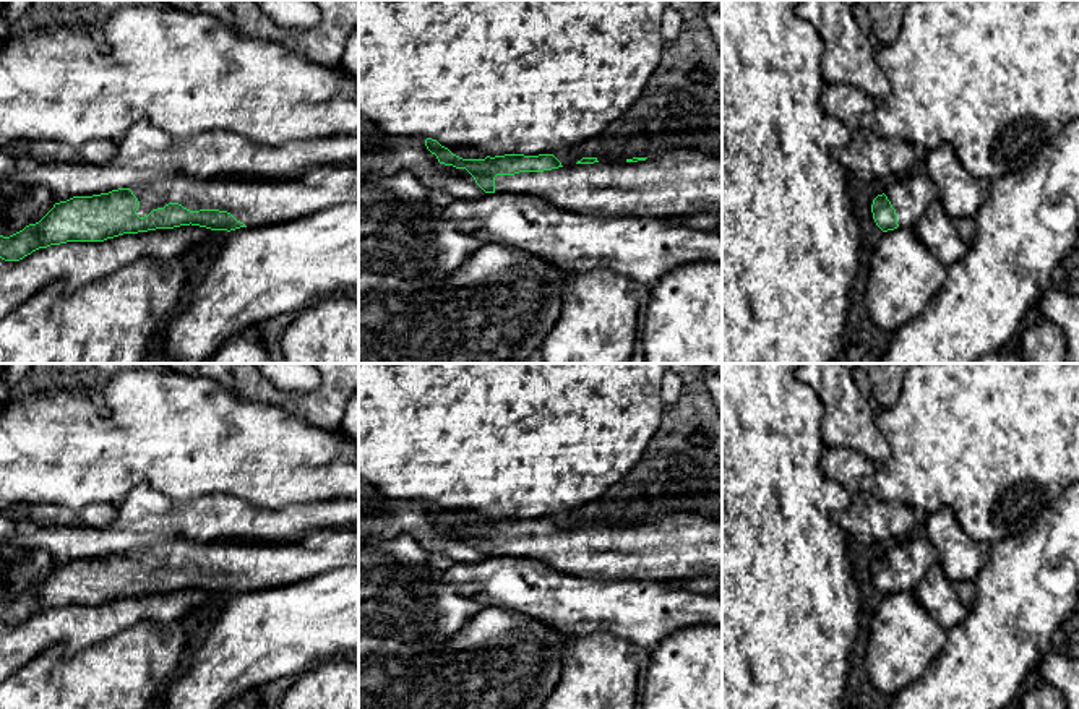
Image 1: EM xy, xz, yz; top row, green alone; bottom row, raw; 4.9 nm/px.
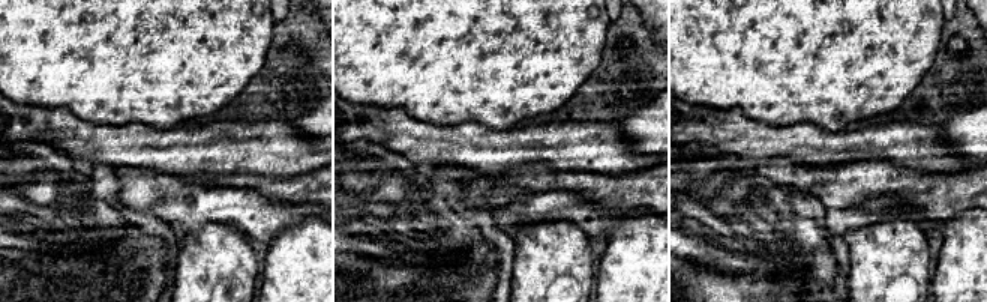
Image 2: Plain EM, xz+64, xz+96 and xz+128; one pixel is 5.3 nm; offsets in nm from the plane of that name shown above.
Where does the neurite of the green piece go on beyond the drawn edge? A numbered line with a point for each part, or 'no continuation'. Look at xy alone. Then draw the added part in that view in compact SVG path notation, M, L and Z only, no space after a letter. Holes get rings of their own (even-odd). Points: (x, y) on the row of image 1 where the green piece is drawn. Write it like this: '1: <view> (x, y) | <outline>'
1: xy (253, 203) | M359 164L315 165L279 182L159 178L130 187L140 201L136 214L178 203L190 211L230 213L247 227L277 224L337 204L359 204Z

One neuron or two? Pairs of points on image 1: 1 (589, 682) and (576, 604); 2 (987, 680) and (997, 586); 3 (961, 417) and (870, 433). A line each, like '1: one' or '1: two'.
1: two
2: one
3: two

